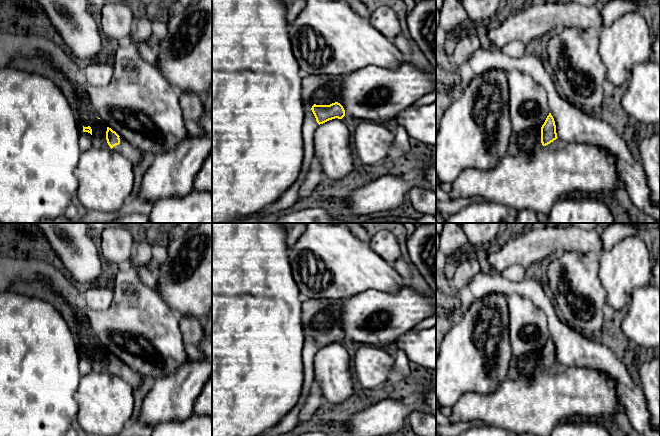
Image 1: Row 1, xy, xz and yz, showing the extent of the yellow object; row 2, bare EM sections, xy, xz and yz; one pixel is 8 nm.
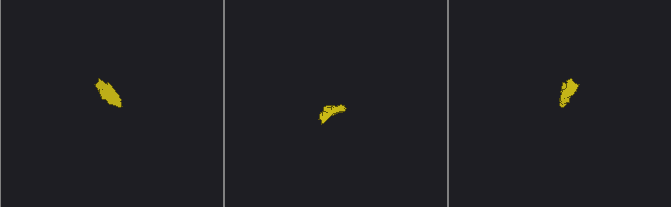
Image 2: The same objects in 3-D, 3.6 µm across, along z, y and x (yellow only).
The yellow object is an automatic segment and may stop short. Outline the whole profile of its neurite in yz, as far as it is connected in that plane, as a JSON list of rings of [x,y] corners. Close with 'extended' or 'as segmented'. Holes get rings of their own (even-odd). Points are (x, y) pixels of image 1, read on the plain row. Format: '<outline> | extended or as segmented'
[[[549,337],[542,350],[512,356],[507,378],[510,380],[531,379],[557,362],[555,345]]] | extended

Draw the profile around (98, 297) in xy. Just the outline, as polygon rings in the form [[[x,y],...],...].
[[[103,282],[84,288],[83,294],[88,308],[95,311],[109,309],[113,299],[113,290]]]

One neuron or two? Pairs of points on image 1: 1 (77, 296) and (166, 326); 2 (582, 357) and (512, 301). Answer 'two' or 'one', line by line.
1: one
2: two

